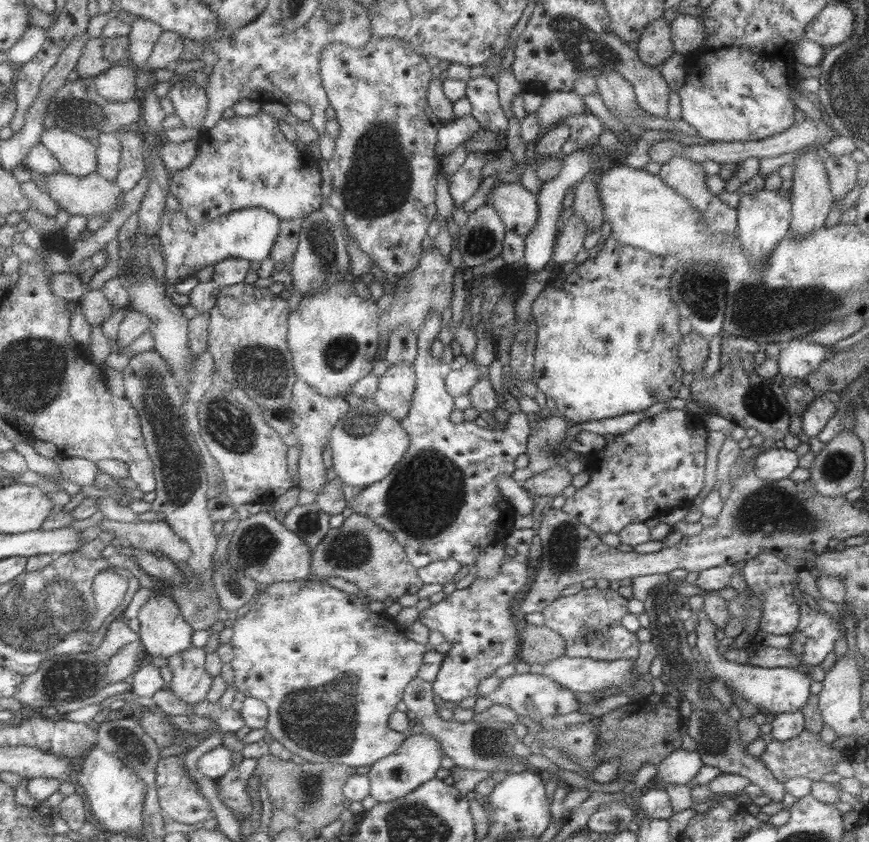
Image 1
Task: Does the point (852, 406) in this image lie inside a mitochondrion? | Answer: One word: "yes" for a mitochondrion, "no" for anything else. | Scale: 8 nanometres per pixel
no

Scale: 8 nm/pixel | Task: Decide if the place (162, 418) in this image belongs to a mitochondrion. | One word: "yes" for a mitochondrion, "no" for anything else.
yes

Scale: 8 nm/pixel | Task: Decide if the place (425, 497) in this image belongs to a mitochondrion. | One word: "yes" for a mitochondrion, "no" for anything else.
yes

